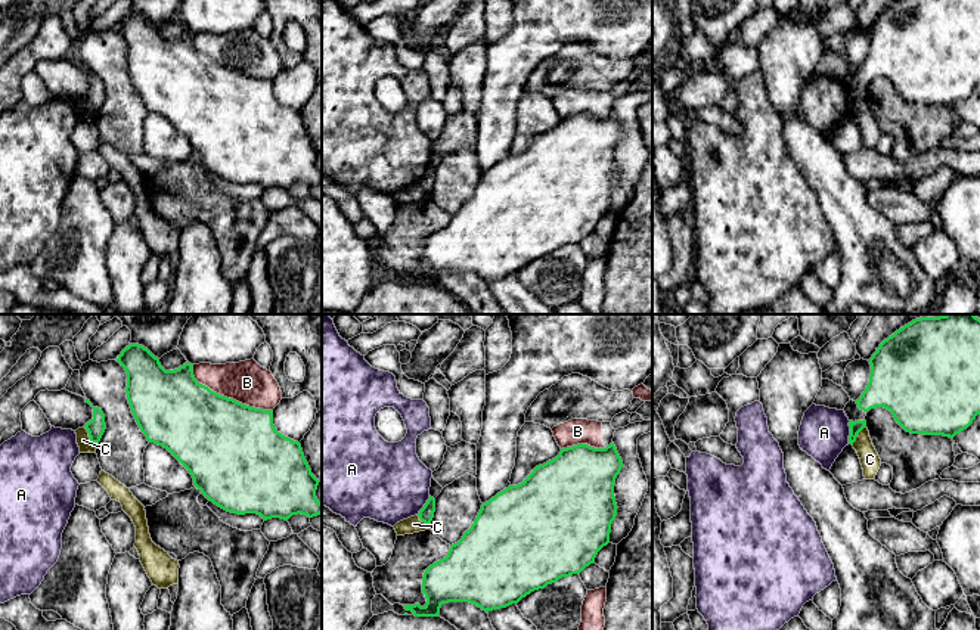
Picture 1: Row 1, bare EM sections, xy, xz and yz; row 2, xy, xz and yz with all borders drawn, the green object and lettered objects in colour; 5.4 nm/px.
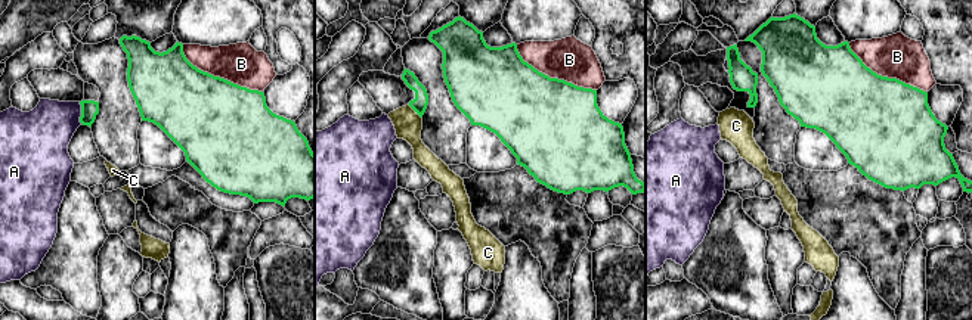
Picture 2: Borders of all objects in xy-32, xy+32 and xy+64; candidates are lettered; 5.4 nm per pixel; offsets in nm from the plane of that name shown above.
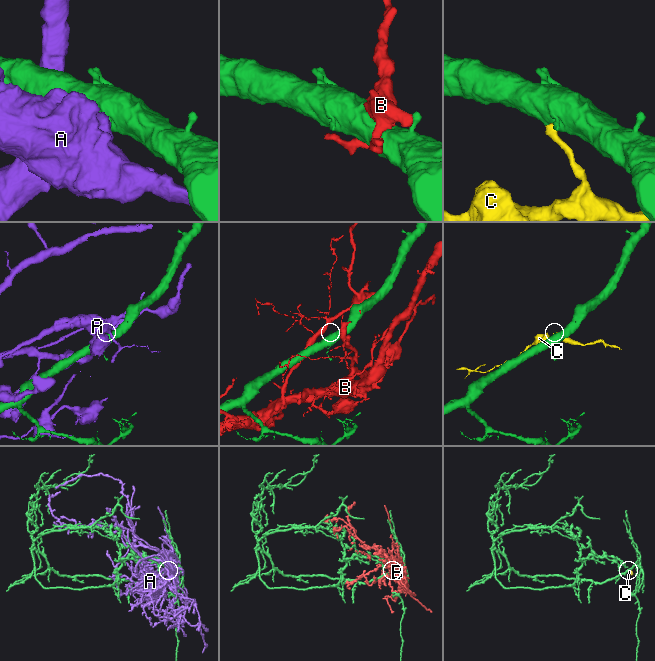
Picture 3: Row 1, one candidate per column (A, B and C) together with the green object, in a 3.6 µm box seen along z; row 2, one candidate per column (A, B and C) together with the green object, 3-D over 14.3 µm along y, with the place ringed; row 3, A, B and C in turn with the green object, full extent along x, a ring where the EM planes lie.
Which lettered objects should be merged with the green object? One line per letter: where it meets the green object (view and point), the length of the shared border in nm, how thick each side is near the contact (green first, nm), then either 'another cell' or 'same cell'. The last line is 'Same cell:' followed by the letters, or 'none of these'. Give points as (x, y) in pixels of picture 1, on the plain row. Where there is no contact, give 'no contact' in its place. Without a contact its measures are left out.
A: contact yz (850, 102); length 130 nm; calibres 70 and 280 nm; another cell
B: contact xy (226, 67); length 500 nm; calibres 480 and 220 nm; another cell
C: contact xy (89, 105); length 130 nm; calibres 100 and 80 nm; another cell
Same cell: none of these

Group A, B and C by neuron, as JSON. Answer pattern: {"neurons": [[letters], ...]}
{"neurons": [["A"], ["B"], ["C"]]}

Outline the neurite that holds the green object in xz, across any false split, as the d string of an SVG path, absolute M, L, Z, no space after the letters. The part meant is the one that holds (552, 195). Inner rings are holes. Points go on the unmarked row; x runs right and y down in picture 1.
M611 112L605 118L577 114L533 139L518 155L497 162L481 179L446 227L429 235L422 248L427 273L403 274L415 286L438 286L443 273L469 271L489 282L518 273L534 260L580 243L610 212L617 186L615 148L623 137Z

